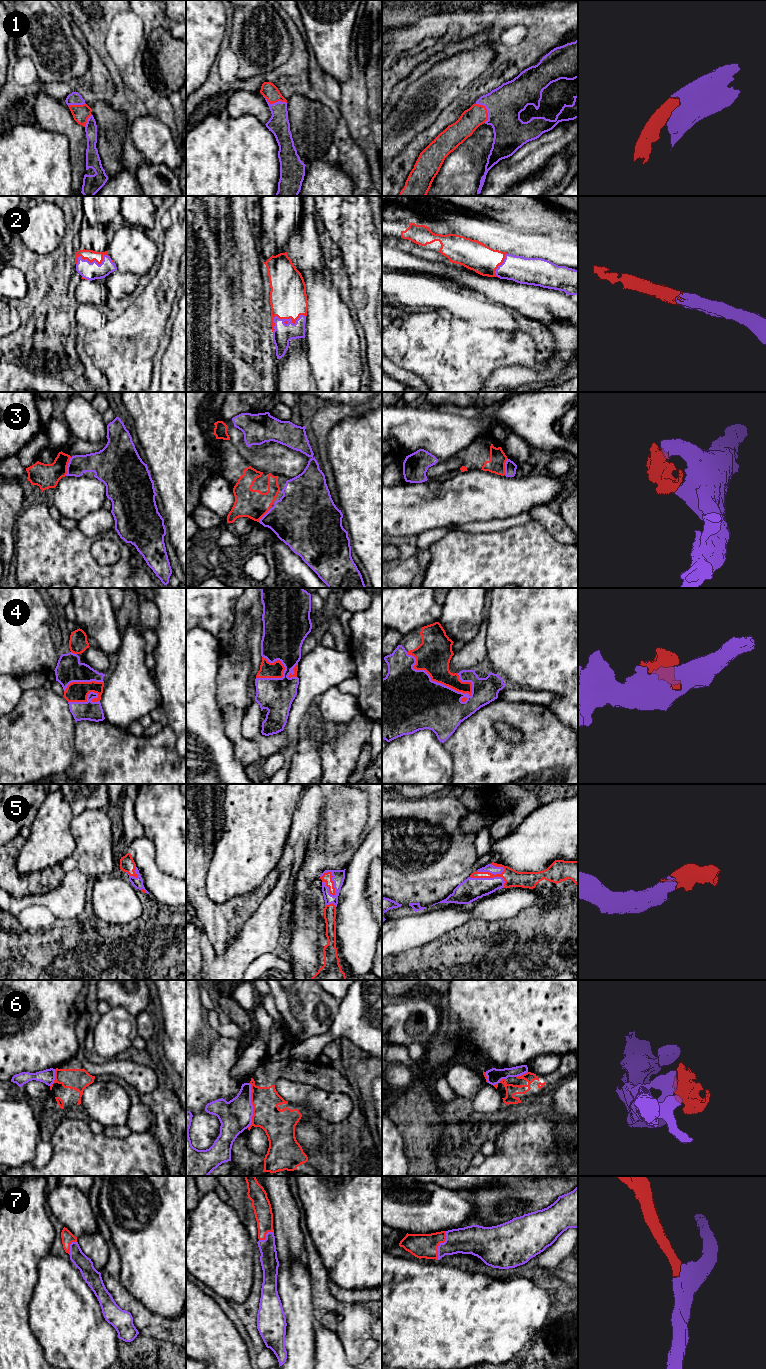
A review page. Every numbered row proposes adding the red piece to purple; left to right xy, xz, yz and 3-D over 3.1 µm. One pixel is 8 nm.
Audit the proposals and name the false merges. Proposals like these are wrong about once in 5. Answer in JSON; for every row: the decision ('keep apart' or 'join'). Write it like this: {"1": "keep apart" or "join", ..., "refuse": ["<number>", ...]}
{"1": "join", "2": "join", "3": "join", "4": "join", "5": "join", "6": "keep apart", "7": "join", "refuse": ["6"]}

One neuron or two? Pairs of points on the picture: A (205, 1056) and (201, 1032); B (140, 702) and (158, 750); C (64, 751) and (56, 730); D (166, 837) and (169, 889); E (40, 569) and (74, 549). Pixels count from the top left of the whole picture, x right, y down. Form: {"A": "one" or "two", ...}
{"A": "two", "B": "two", "C": "one", "D": "two", "E": "one"}

